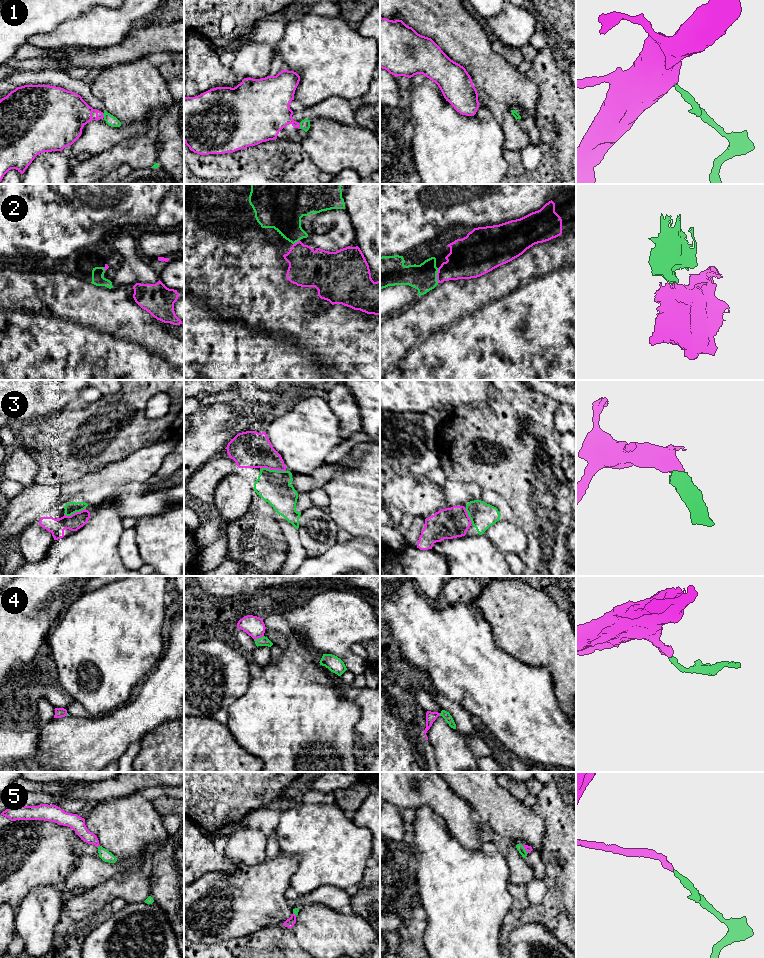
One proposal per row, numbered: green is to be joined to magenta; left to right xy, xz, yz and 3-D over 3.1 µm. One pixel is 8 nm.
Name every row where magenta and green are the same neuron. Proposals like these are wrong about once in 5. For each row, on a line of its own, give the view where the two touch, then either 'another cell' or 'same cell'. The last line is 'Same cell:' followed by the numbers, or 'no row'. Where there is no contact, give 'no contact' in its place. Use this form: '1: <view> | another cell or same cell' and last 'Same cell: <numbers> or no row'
1: xz | another cell
2: yz | same cell
3: xz | same cell
4: xz | same cell
5: xy | same cell
Same cell: 2, 3, 4, 5

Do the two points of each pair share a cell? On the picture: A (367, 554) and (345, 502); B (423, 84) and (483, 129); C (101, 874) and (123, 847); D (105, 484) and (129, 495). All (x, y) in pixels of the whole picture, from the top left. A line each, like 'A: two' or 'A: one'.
A: two
B: one
C: two
D: two

